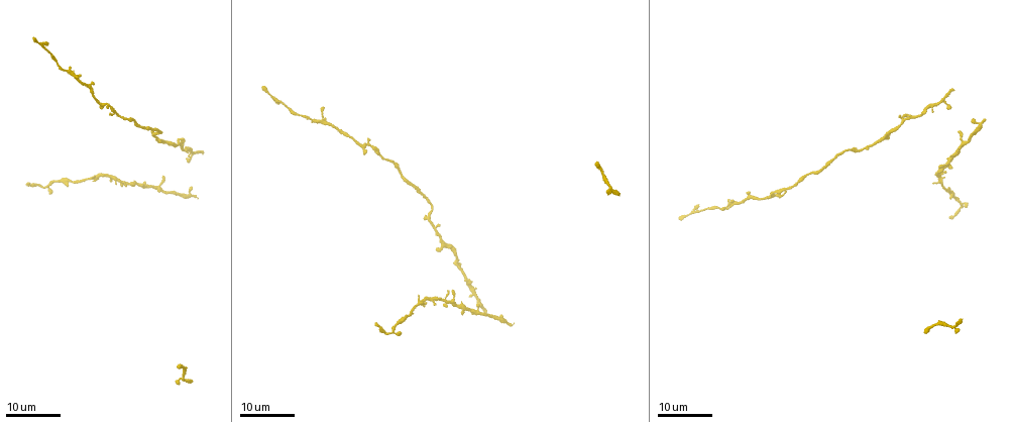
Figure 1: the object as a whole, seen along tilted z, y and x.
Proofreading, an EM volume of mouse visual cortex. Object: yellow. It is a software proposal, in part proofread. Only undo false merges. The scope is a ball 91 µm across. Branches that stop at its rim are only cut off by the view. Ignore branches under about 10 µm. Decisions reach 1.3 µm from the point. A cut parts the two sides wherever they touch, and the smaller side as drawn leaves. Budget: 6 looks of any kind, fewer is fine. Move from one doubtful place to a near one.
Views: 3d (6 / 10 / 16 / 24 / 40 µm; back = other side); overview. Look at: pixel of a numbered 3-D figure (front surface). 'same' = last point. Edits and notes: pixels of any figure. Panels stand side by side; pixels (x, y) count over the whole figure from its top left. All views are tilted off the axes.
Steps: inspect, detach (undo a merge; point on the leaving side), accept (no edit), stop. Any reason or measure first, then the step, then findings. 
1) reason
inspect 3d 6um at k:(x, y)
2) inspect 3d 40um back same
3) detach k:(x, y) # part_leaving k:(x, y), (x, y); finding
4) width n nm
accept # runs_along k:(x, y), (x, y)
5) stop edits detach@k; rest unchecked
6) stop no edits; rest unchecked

sudden change in width
inspect 3d 16um at 1:(950, 192)

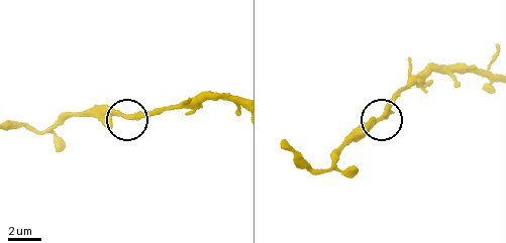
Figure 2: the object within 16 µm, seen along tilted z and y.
inspect 3d 10um at 2:(127, 117)

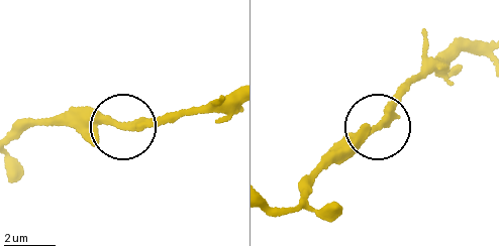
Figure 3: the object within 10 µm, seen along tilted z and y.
accept # runs_along 3:(226, 104), (137, 130), (64, 126); continuous, no second cell

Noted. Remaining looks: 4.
two arms in line, one across
inspect 3d 16um at 1:(87, 85)

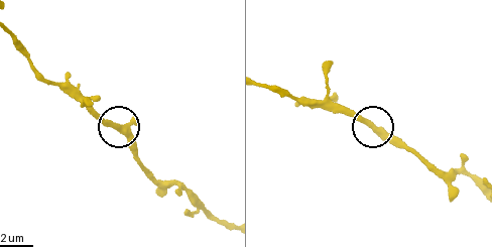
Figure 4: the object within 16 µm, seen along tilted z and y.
inspect 3d 6um at 4:(118, 126)

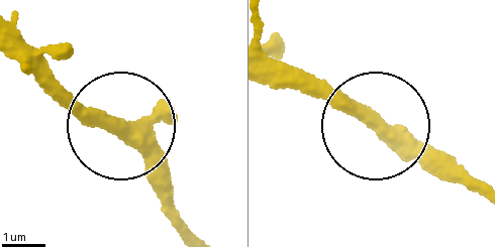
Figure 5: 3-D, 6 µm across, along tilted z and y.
arms 3
accept # runs_along 5:(176, 233), (122, 124), (42, 91); continuous, no second cell

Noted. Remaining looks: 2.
three arms meet
inspect 3d 16um at 1:(371, 146)

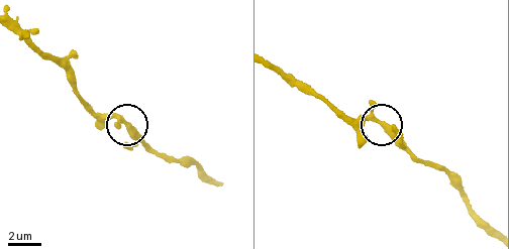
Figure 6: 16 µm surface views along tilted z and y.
inspect 3d 6um at 6:(376, 118)

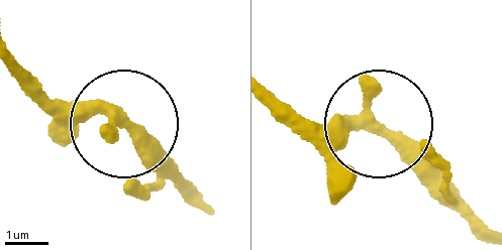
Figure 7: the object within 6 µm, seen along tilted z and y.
width 260 nm
accept # all the same cell

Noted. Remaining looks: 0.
stop no edits; rest unchecked

